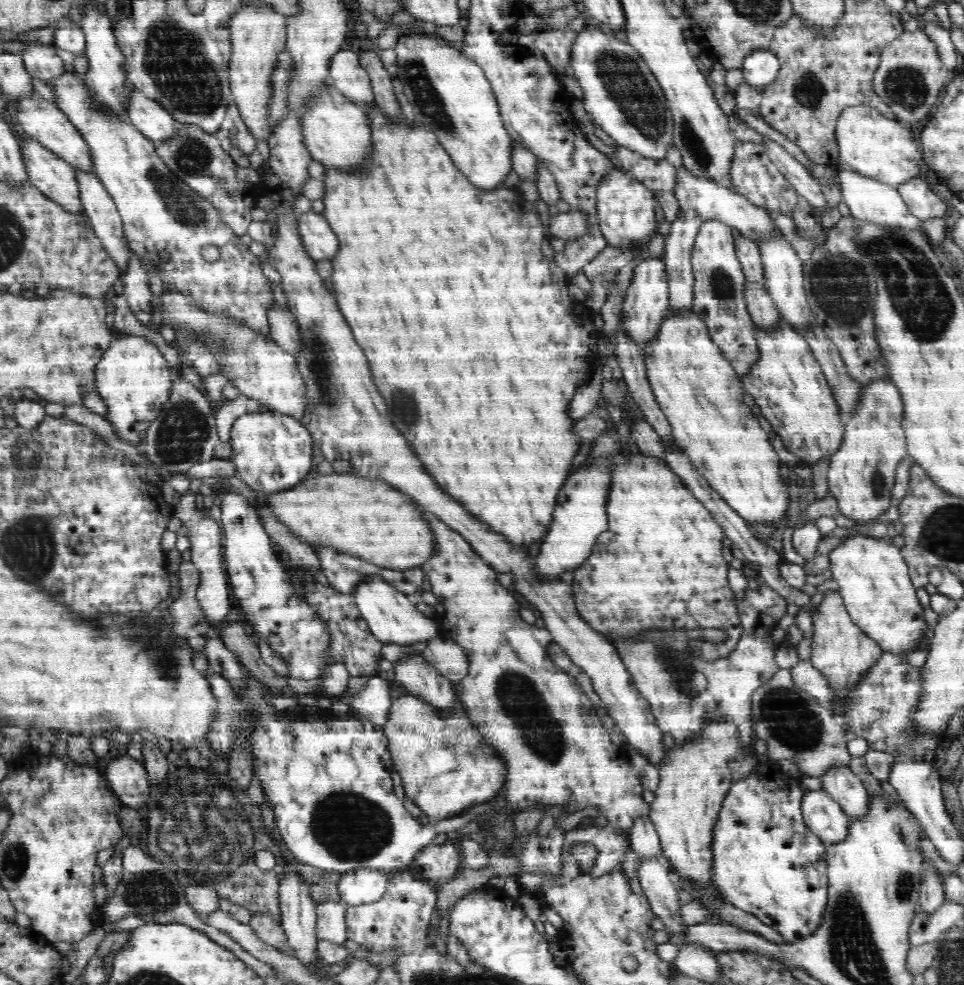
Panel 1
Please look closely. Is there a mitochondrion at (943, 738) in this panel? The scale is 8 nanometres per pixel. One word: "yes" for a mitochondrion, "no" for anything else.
no

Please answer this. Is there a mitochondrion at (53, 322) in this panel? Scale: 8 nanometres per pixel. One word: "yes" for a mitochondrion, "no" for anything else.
no

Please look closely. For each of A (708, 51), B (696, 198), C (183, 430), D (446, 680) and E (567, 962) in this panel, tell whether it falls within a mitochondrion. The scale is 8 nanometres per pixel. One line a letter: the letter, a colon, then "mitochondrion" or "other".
A: other
B: other
C: mitochondrion
D: other
E: other

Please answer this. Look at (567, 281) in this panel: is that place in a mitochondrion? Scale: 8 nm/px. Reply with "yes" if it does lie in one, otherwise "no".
no

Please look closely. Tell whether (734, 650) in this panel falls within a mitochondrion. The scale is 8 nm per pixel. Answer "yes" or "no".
no

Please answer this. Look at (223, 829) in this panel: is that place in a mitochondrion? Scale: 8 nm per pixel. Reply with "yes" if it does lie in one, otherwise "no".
yes

